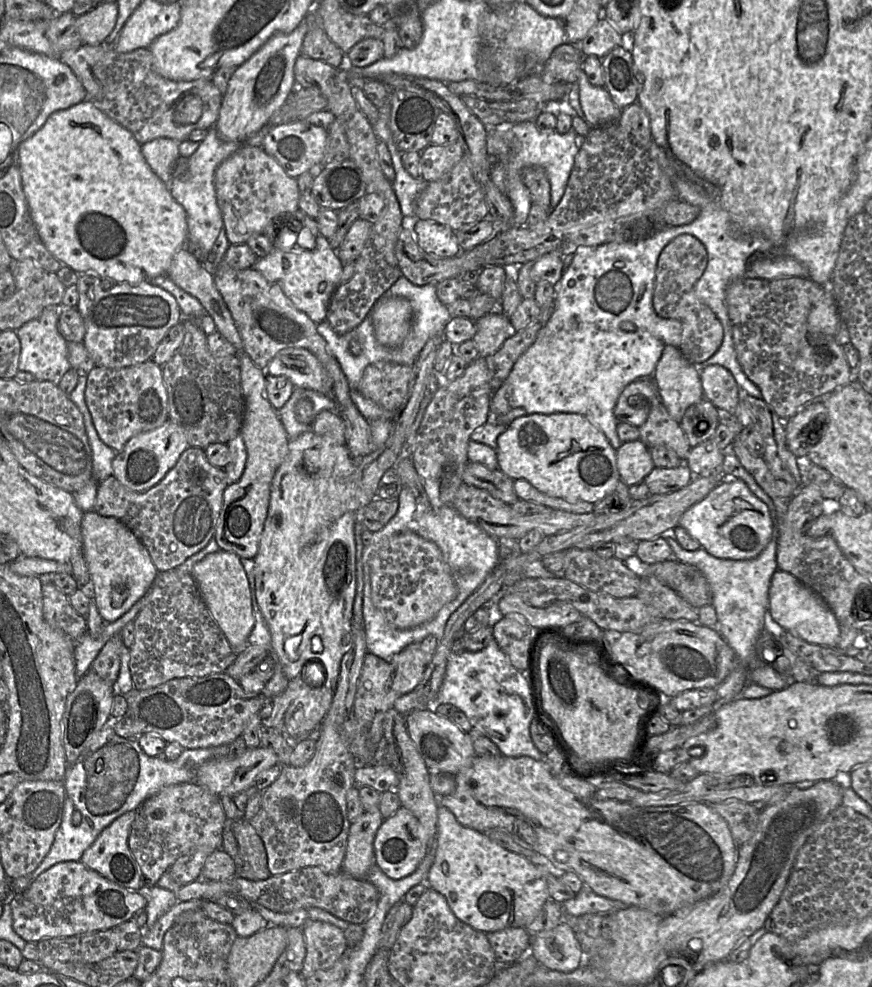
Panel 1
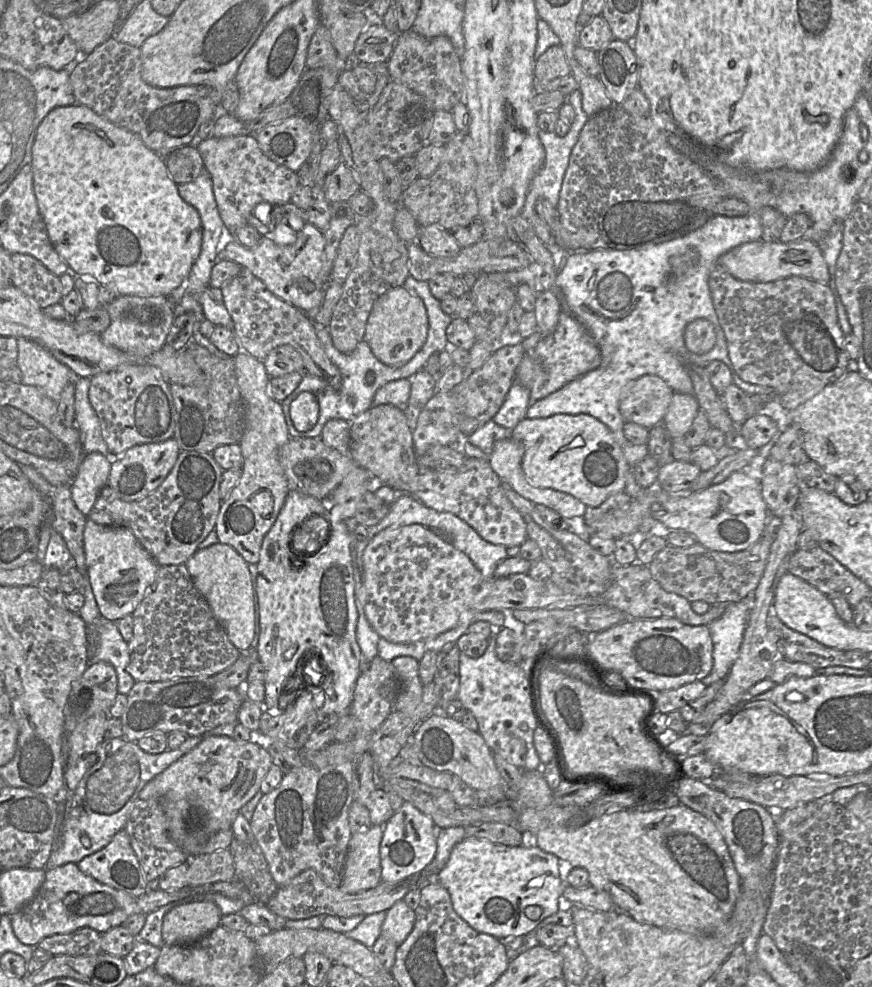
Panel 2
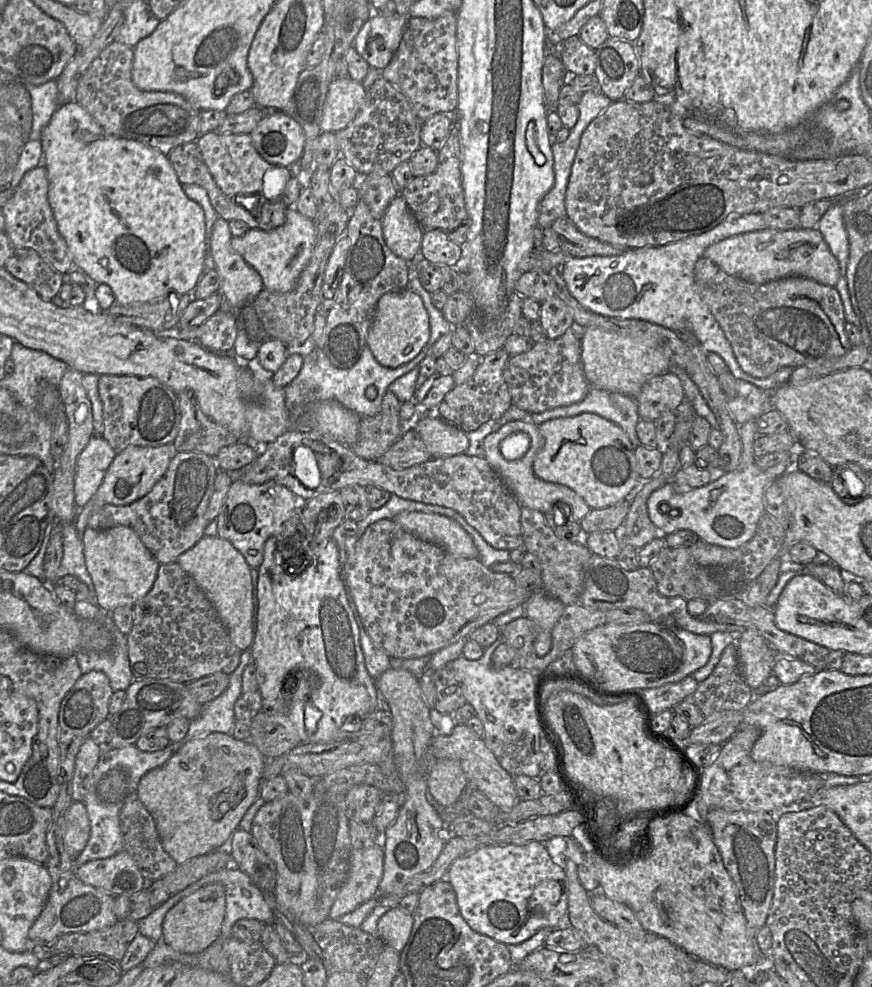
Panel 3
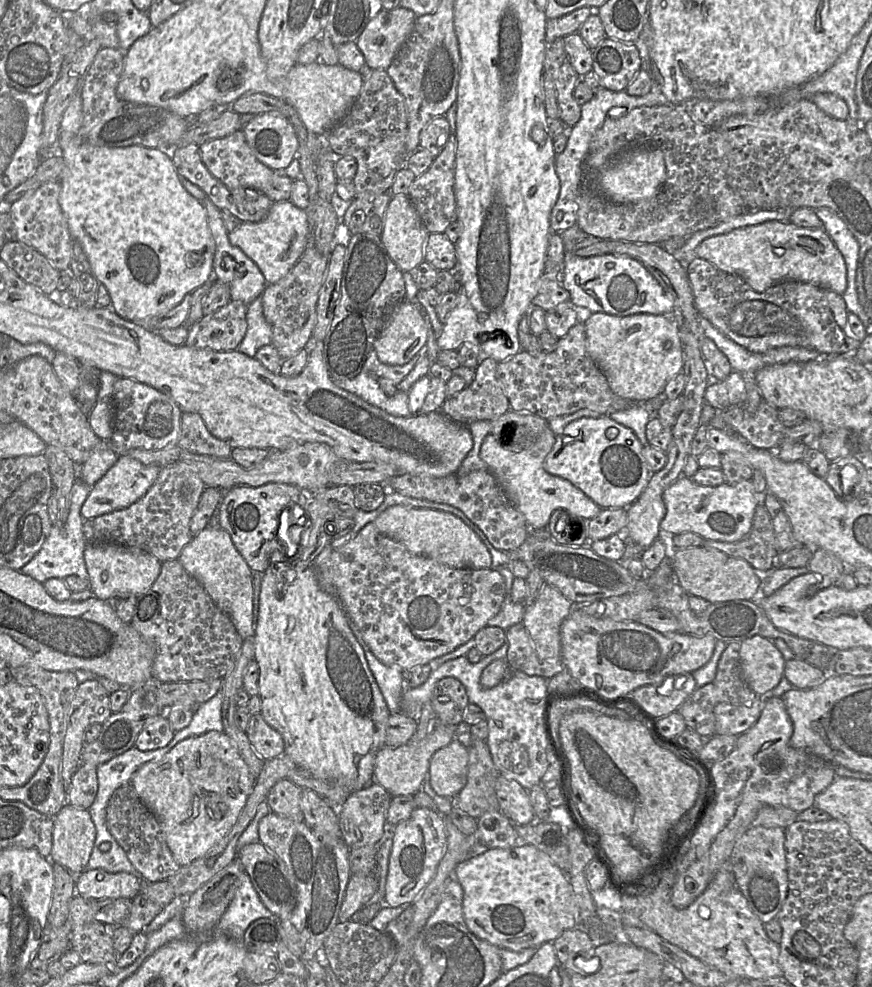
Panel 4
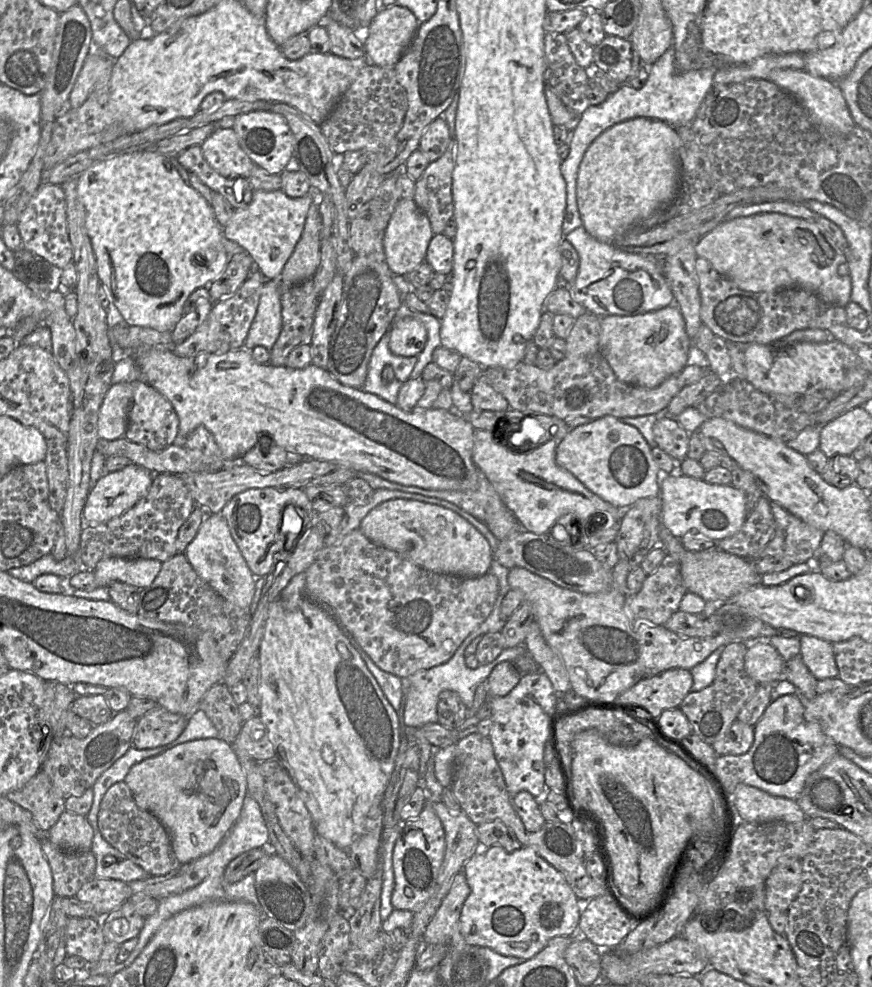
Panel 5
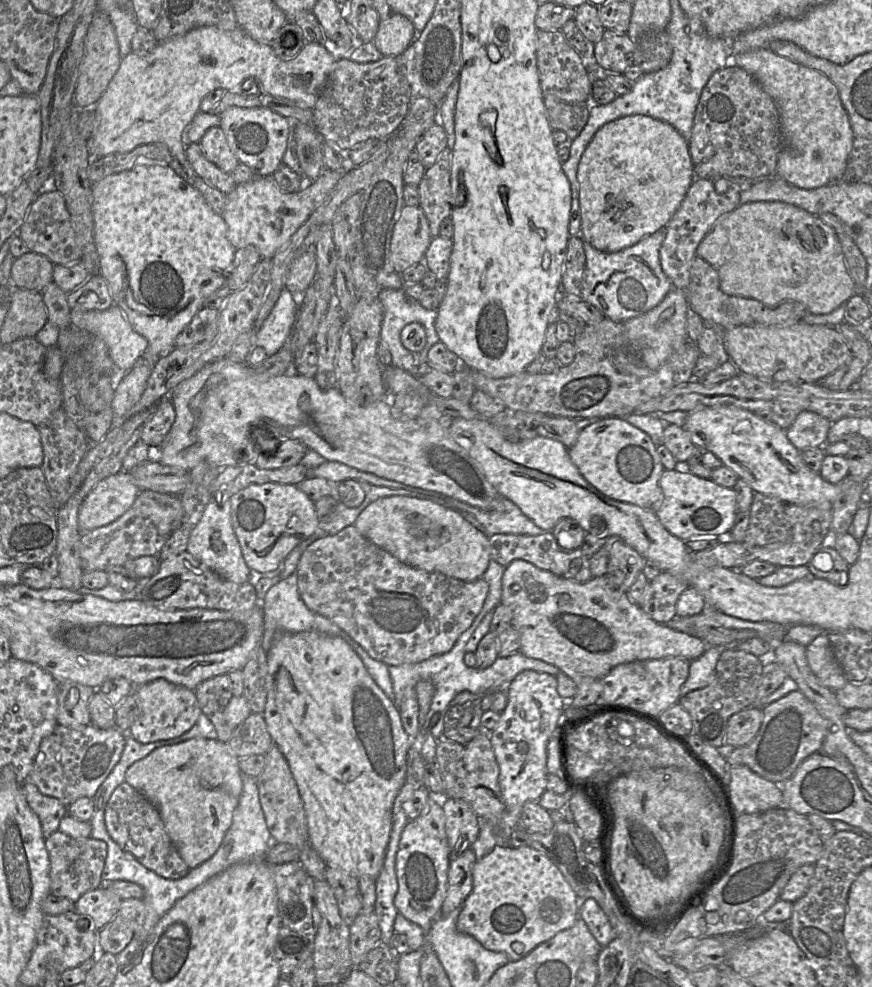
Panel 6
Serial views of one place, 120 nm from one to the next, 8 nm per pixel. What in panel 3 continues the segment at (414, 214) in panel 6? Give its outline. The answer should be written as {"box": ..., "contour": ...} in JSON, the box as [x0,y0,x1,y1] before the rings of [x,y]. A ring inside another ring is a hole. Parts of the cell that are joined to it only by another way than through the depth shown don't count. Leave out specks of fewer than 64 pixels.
{"box":[382,194,424,262],"contour":[[[401,194],[382,218],[382,230],[386,245],[398,257],[409,262],[420,254],[424,231]]]}

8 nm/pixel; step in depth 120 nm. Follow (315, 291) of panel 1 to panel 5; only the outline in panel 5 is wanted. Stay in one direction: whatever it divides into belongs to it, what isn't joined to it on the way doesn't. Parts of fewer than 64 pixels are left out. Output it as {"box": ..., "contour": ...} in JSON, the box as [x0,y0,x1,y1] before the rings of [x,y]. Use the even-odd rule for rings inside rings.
{"box":[223,185,317,280],"contour":[[[311,185],[310,192],[298,198],[290,198],[282,190],[253,190],[247,206],[233,210],[233,215],[223,227],[223,235],[244,248],[267,280],[279,279],[301,237],[308,210],[316,196],[317,191]]]}

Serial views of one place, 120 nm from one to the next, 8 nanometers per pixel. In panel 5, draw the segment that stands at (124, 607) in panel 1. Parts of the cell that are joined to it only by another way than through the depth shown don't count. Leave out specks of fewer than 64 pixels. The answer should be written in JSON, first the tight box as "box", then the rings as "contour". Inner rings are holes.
{"box":[93,557,162,589],"contour":[[[114,557],[99,561],[93,573],[98,587],[122,582],[144,589],[153,583],[162,564],[156,559]]]}

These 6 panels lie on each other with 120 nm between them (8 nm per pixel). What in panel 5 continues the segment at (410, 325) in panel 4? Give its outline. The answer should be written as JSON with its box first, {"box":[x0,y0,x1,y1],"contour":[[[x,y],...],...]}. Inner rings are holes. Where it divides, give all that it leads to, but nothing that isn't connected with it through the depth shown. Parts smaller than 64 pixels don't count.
{"box":[389,317,426,356],"contour":[[[406,317],[395,321],[389,329],[389,349],[394,355],[418,356],[425,348],[426,342],[426,328],[414,318]]]}

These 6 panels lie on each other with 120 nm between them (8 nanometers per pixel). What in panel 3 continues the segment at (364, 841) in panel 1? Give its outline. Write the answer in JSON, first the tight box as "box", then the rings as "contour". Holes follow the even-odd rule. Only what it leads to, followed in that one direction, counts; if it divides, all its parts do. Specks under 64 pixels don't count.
{"box":[329,844,383,921],"contour":[[[378,844],[351,850],[348,876],[331,908],[329,919],[337,921],[378,895],[383,859],[383,848]]]}

